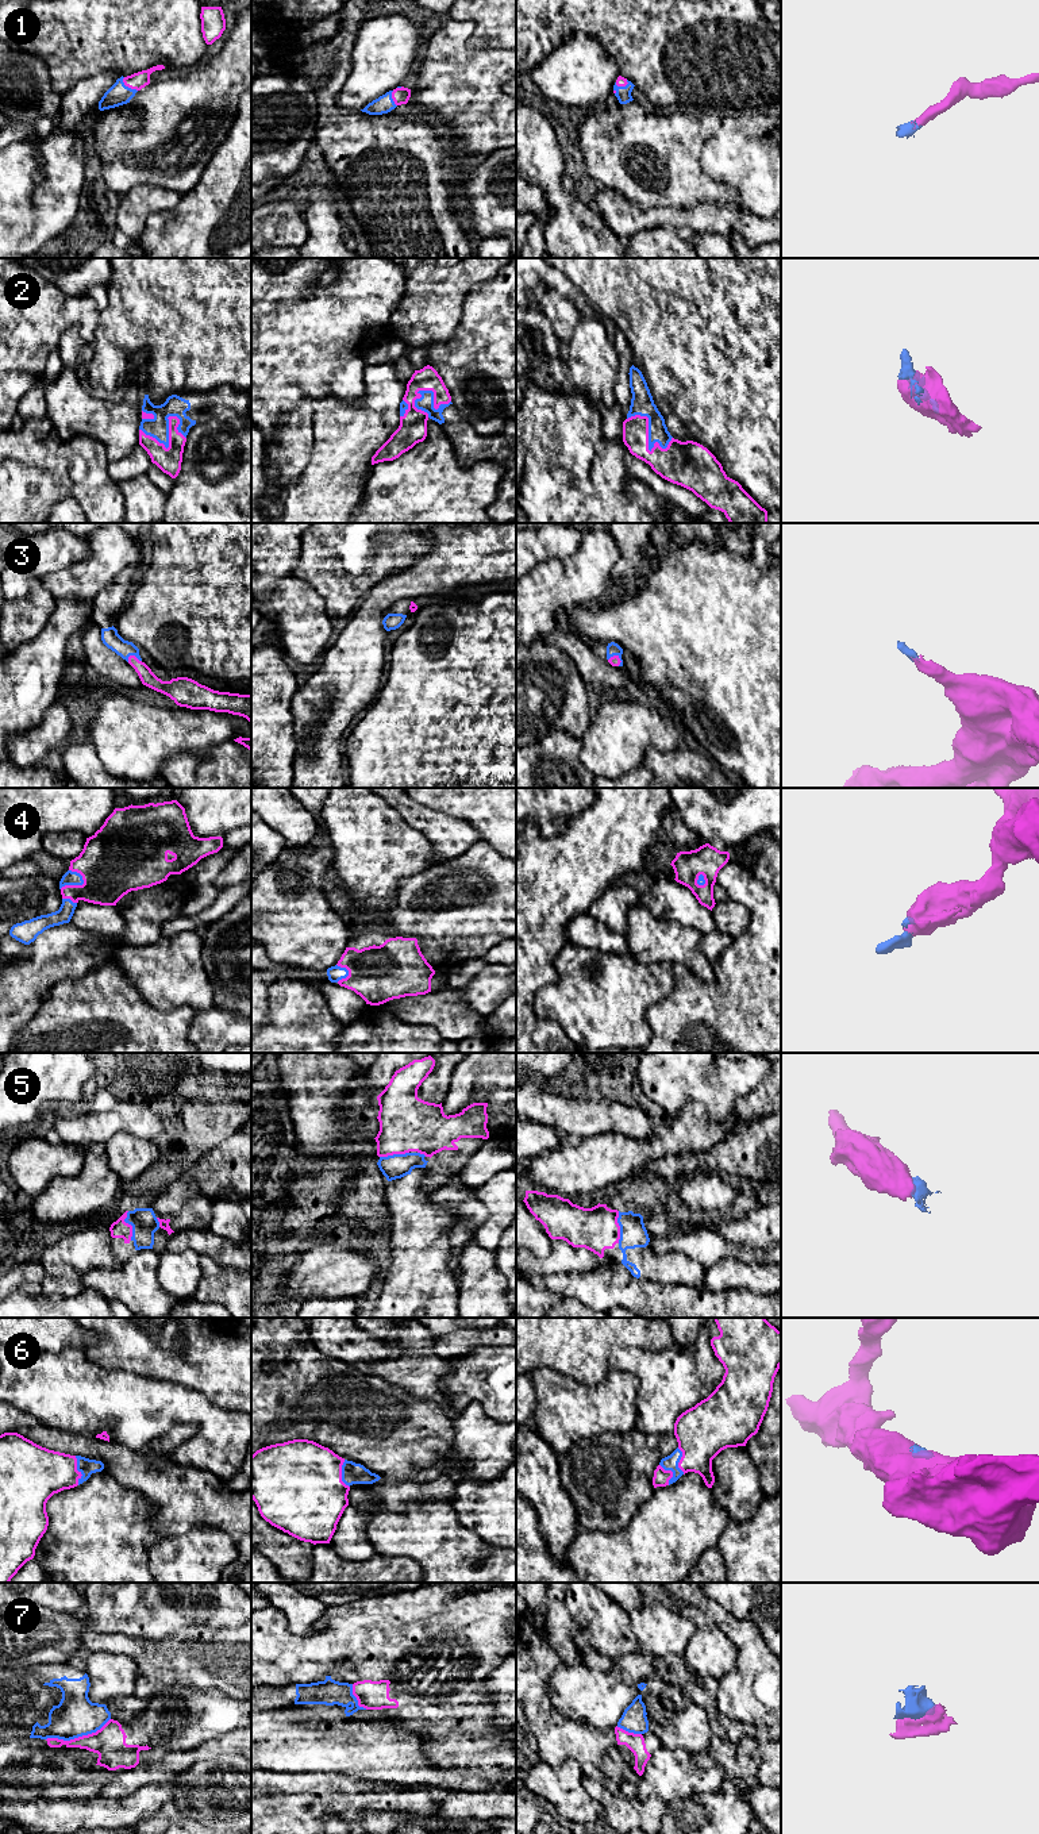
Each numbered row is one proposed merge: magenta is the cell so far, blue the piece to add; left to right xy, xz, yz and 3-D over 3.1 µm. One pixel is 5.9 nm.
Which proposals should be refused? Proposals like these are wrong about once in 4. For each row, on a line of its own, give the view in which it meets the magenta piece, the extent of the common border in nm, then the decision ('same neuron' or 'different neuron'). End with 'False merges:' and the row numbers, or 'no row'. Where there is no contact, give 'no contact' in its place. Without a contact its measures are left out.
1: contact in xy; length 120 nm; same neuron
2: contact in xy; length 280 nm; same neuron
3: contact in xy; length 90 nm; same neuron
4: contact in xy; length 160 nm; same neuron
5: contact in xy; length 180 nm; same neuron
6: contact in xy; length 180 nm; same neuron
7: contact in xy; length 400 nm; different neuron
False merges: 7

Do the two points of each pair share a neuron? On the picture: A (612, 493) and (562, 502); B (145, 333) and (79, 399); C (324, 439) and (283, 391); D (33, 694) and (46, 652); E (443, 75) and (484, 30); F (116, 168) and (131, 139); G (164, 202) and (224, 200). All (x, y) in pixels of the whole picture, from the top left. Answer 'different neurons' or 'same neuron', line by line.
A: same neuron
B: different neurons
C: different neurons
D: same neuron
E: different neurons
F: same neuron
G: different neurons

